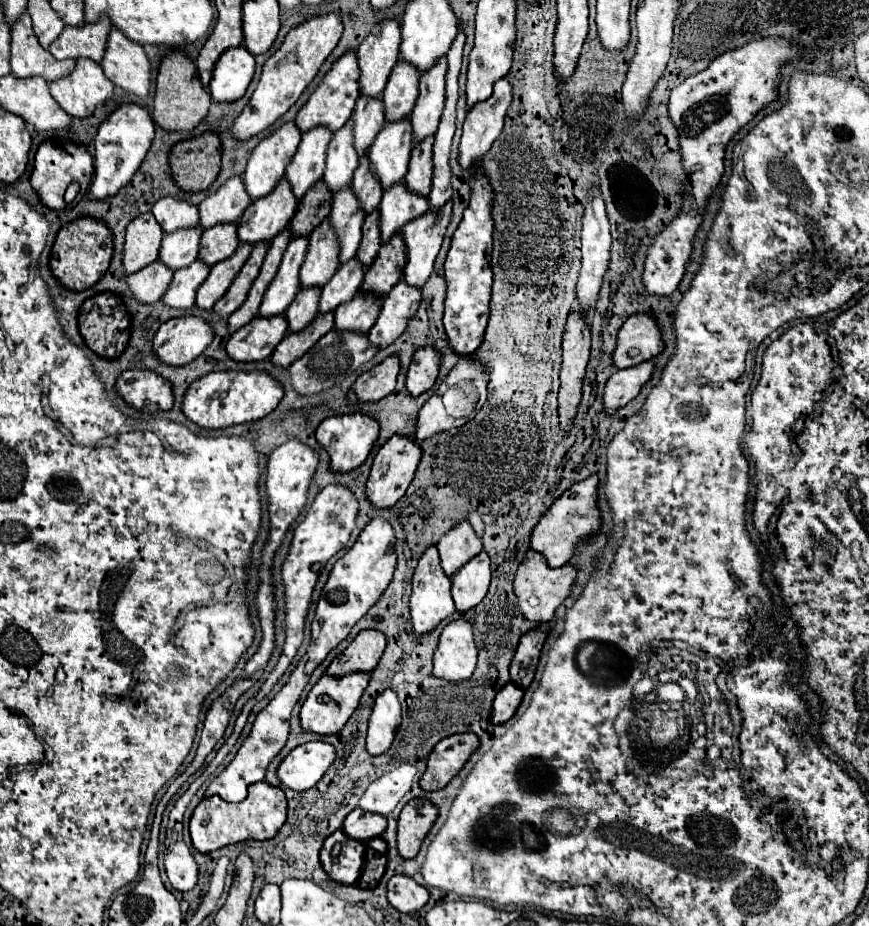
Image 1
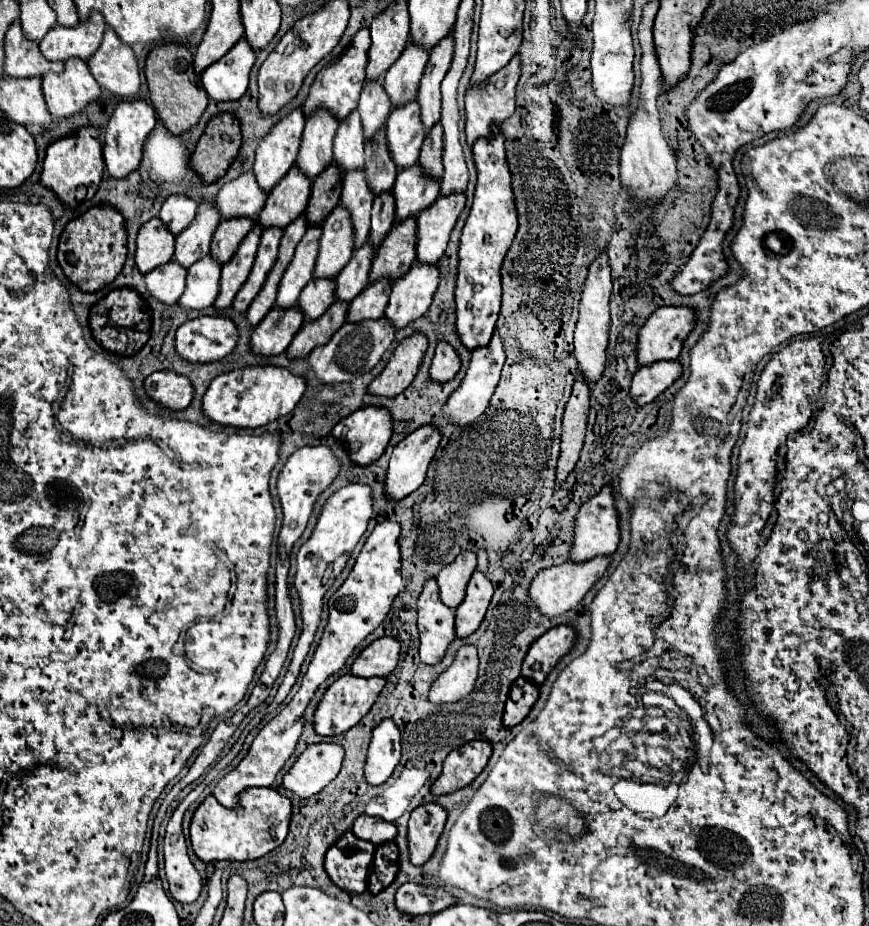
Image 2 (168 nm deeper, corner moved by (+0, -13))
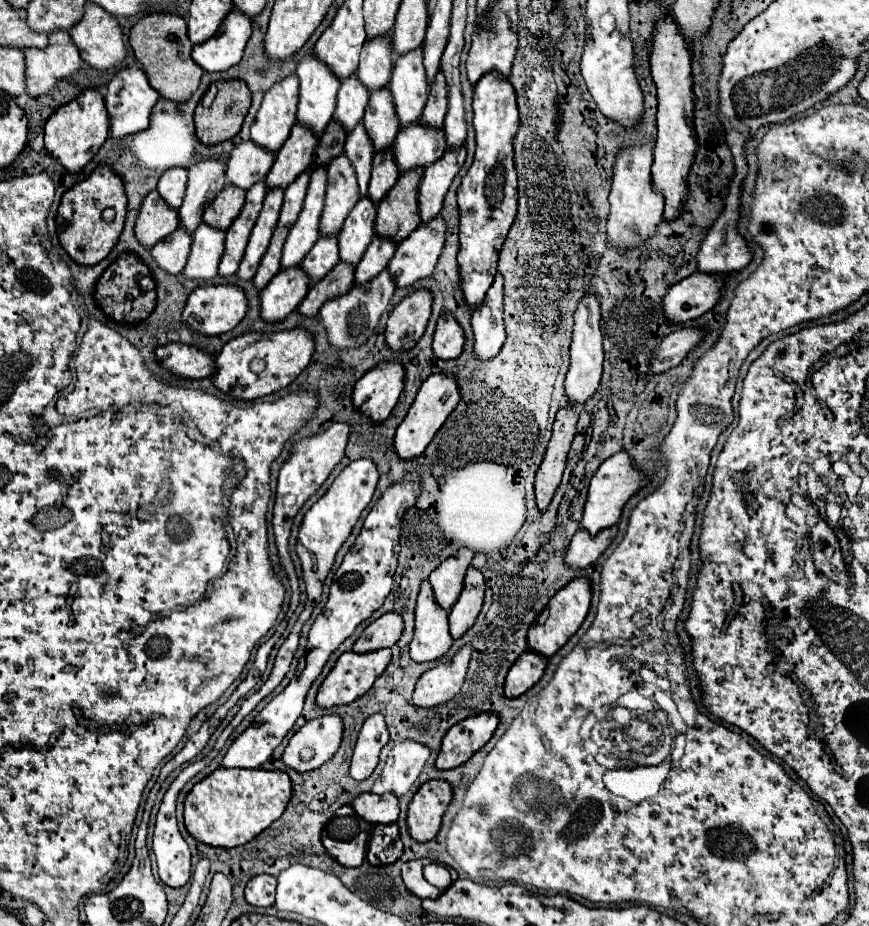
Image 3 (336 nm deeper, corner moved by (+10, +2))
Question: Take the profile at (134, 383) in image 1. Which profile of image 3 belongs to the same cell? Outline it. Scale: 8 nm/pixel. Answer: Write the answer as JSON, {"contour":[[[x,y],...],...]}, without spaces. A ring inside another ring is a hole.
{"contour":[[[164,344],[156,348],[156,356],[164,368],[186,378],[208,378],[216,372],[216,360],[202,348],[190,348],[188,344]]]}

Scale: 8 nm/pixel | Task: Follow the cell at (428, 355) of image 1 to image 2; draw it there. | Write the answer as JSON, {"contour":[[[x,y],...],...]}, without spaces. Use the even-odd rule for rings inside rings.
{"contour":[[[440,341],[438,347],[436,347],[436,353],[434,353],[434,359],[432,359],[432,365],[430,365],[430,379],[432,381],[438,381],[438,383],[446,383],[452,379],[452,375],[456,375],[460,369],[460,359],[456,355],[456,351]]]}

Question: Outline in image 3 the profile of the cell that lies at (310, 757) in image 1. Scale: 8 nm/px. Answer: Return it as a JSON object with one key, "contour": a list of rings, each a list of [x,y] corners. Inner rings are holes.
{"contour":[[[338,714],[306,722],[288,742],[282,760],[296,772],[310,772],[330,760],[342,742],[344,724]]]}

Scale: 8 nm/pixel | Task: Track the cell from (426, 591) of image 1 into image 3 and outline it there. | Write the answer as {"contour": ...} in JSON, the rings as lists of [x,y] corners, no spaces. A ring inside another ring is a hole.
{"contour":[[[426,580],[416,604],[416,630],[410,642],[410,658],[414,662],[432,662],[442,658],[452,646],[448,632],[448,612],[436,604],[430,582]]]}

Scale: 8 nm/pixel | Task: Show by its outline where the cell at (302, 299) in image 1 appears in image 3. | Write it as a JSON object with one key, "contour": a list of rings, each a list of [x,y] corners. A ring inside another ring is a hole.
{"contour":[[[320,236],[310,252],[302,260],[304,272],[310,276],[312,282],[318,282],[326,276],[334,264],[340,260],[338,256],[338,238],[336,236]]]}

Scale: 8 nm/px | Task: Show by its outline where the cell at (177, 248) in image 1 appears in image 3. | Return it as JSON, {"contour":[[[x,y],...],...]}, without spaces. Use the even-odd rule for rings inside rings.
{"contour":[[[206,158],[188,168],[188,188],[178,210],[180,226],[194,232],[202,222],[204,208],[226,186],[226,162],[220,158]]]}

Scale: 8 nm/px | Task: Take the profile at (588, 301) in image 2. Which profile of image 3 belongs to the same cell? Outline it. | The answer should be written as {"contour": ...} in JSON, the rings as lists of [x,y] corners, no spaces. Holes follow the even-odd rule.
{"contour":[[[592,292],[586,298],[582,298],[582,302],[578,304],[574,322],[576,324],[574,324],[574,338],[570,346],[570,370],[564,380],[564,390],[566,390],[566,398],[570,406],[582,406],[590,396],[594,396],[594,392],[600,386],[602,360],[604,360],[602,334],[600,334],[600,308]]]}

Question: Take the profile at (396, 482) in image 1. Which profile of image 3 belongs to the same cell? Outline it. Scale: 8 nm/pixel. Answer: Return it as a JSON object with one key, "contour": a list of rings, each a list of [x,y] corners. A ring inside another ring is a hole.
{"contour":[[[436,372],[430,374],[424,384],[420,386],[420,392],[412,404],[412,408],[408,410],[404,422],[398,426],[396,430],[396,438],[394,438],[394,446],[400,458],[404,460],[412,460],[418,458],[426,446],[432,442],[434,434],[440,430],[440,426],[446,422],[446,418],[450,416],[450,412],[458,406],[460,402],[460,388],[458,388],[458,380],[448,374],[448,372]]]}

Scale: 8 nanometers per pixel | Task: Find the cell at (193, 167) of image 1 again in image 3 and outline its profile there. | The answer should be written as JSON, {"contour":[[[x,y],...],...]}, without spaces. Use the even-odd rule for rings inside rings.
{"contour":[[[240,80],[216,82],[218,94],[210,108],[196,108],[196,136],[202,144],[218,144],[240,132],[244,116],[250,108],[250,90]]]}

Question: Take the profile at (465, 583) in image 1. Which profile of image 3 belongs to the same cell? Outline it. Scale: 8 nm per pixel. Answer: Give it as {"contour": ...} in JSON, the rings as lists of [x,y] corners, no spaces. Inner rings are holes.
{"contour":[[[470,566],[466,572],[464,590],[462,590],[458,602],[450,610],[450,634],[454,640],[462,638],[462,634],[474,626],[474,622],[482,610],[484,590],[486,590],[486,586],[484,586],[482,572]]]}

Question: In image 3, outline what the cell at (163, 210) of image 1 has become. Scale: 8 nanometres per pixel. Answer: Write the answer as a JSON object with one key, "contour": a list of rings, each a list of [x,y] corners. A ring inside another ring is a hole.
{"contour":[[[170,168],[162,174],[156,190],[172,208],[180,208],[186,192],[186,180],[186,168]]]}

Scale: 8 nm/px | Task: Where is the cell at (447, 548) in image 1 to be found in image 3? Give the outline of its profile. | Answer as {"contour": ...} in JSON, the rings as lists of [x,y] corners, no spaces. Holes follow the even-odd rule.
{"contour":[[[462,548],[454,556],[444,560],[430,574],[430,584],[434,588],[436,602],[444,610],[450,610],[456,604],[456,600],[458,600],[458,596],[462,592],[464,576],[466,576],[466,570],[468,570],[472,558],[474,558],[474,552],[468,550],[468,548]]]}

